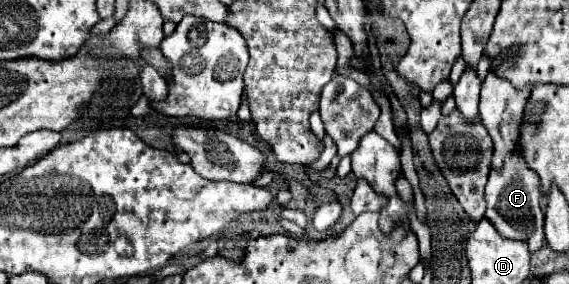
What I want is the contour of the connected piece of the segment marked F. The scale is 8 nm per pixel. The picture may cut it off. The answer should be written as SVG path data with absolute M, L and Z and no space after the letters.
M489 70L487 80L481 88L481 102L479 102L479 116L483 126L487 128L495 152L491 160L491 172L485 186L485 202L487 212L485 218L497 228L497 232L505 238L523 240L529 246L529 252L537 252L545 244L543 234L543 196L539 192L539 180L533 170L525 166L523 156L517 152L519 148L519 124L523 118L523 110L531 88L515 90L503 78L497 78L493 70Z

